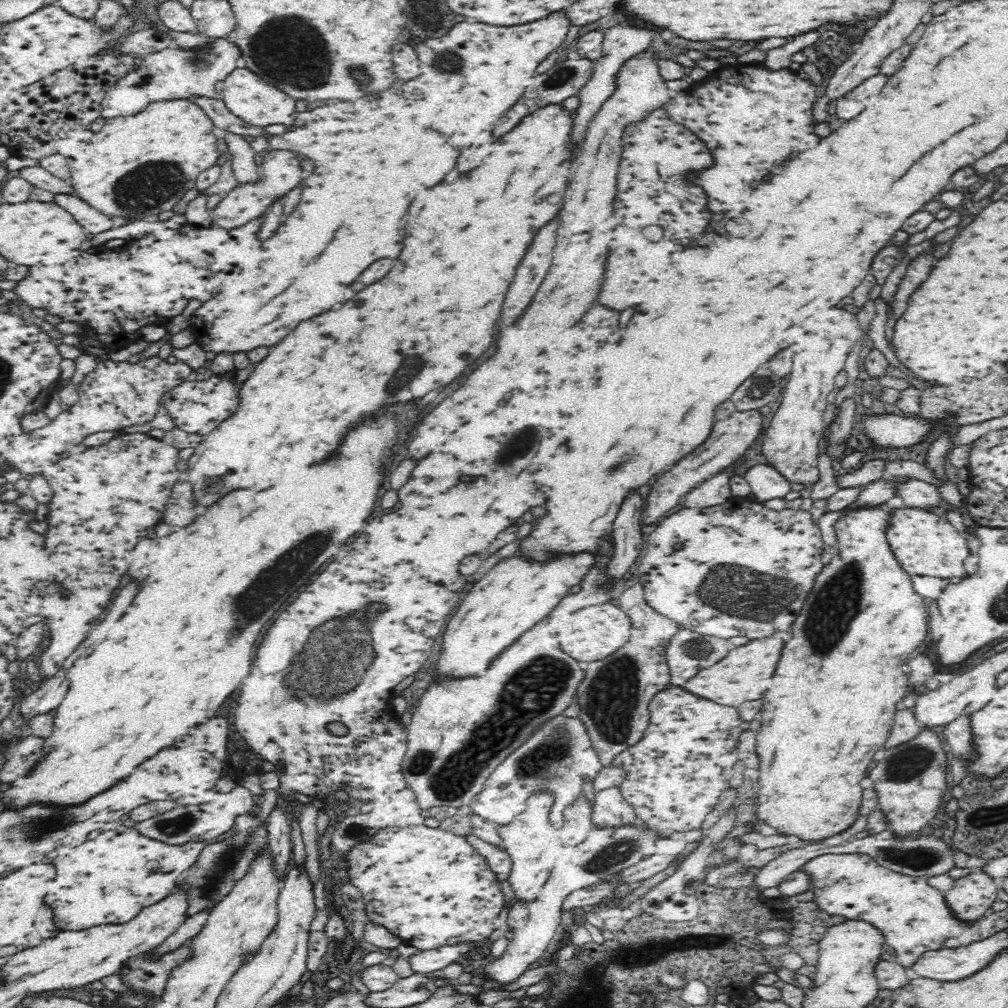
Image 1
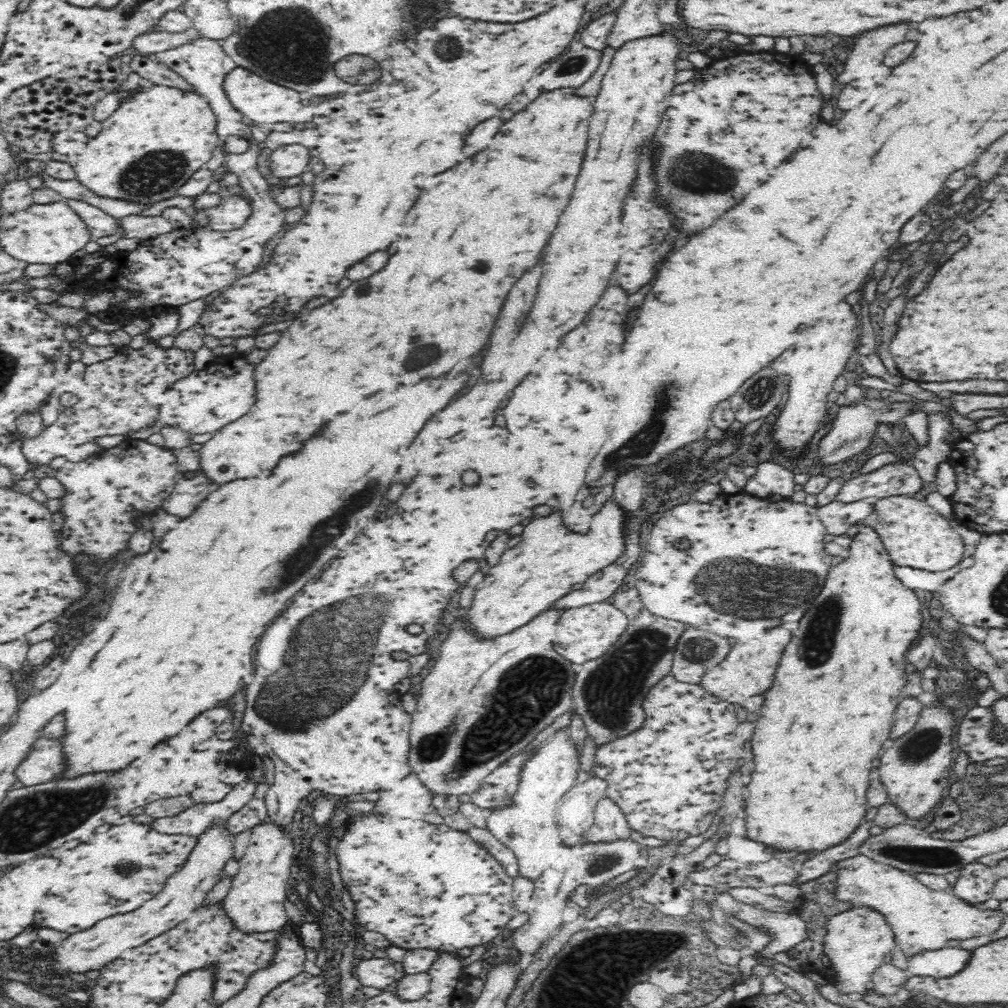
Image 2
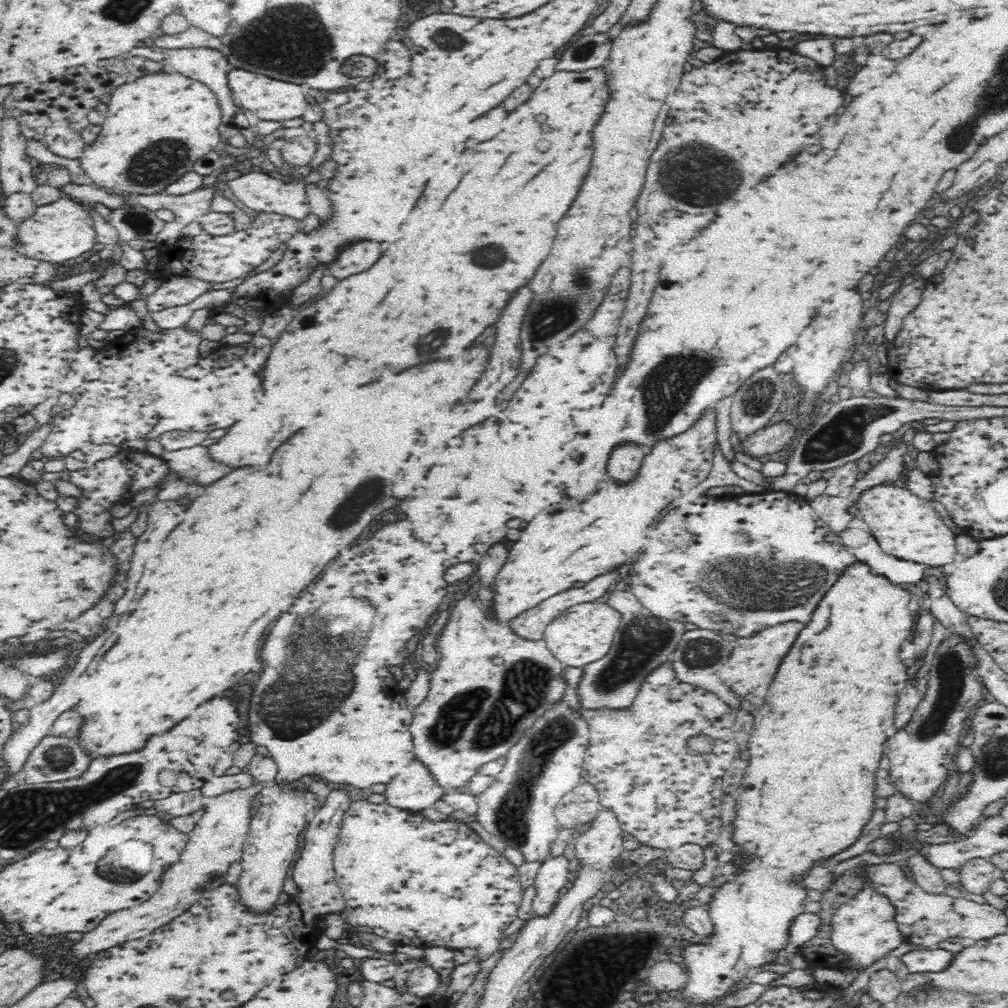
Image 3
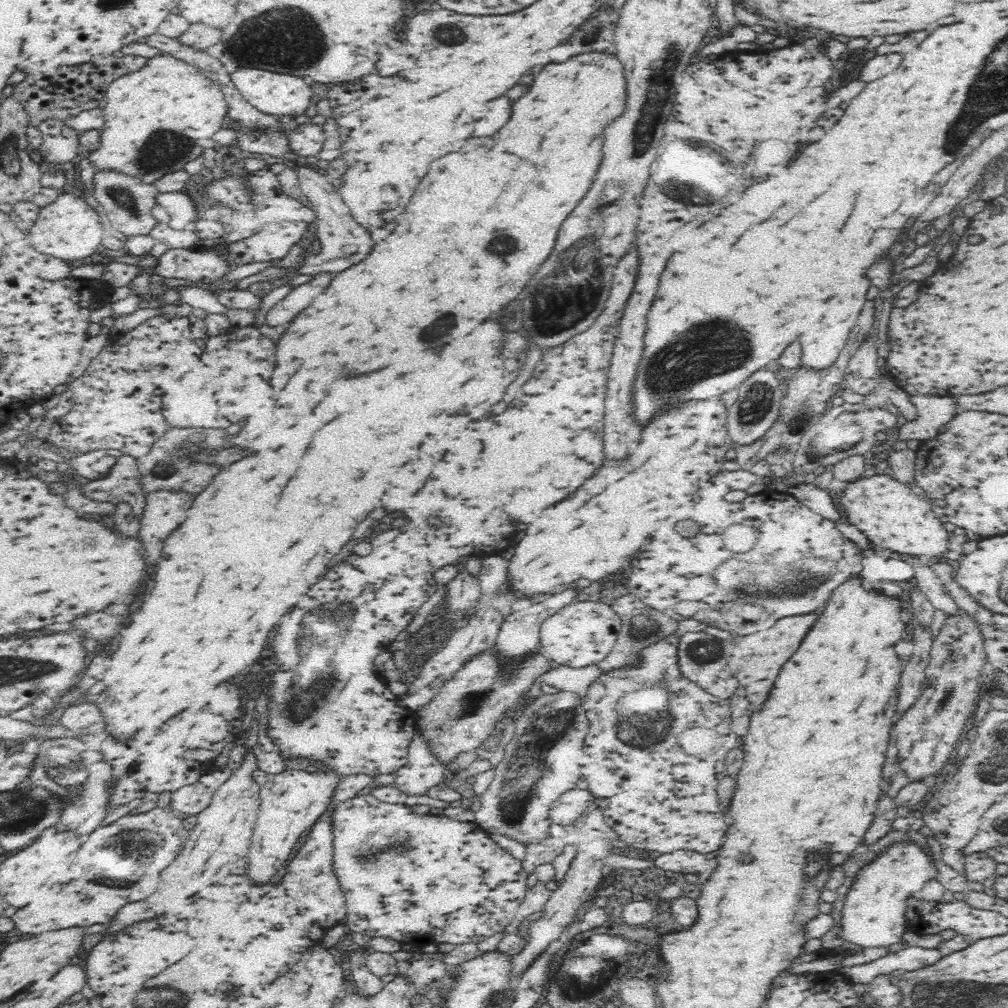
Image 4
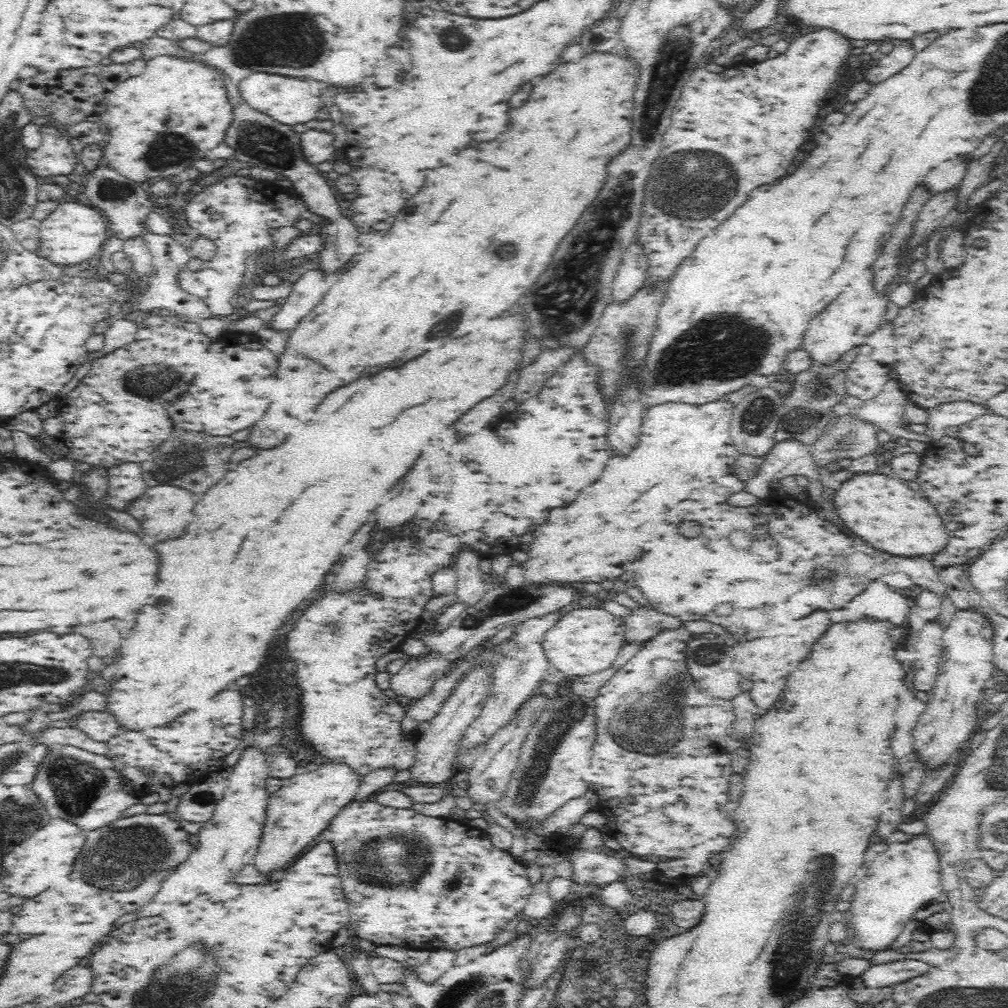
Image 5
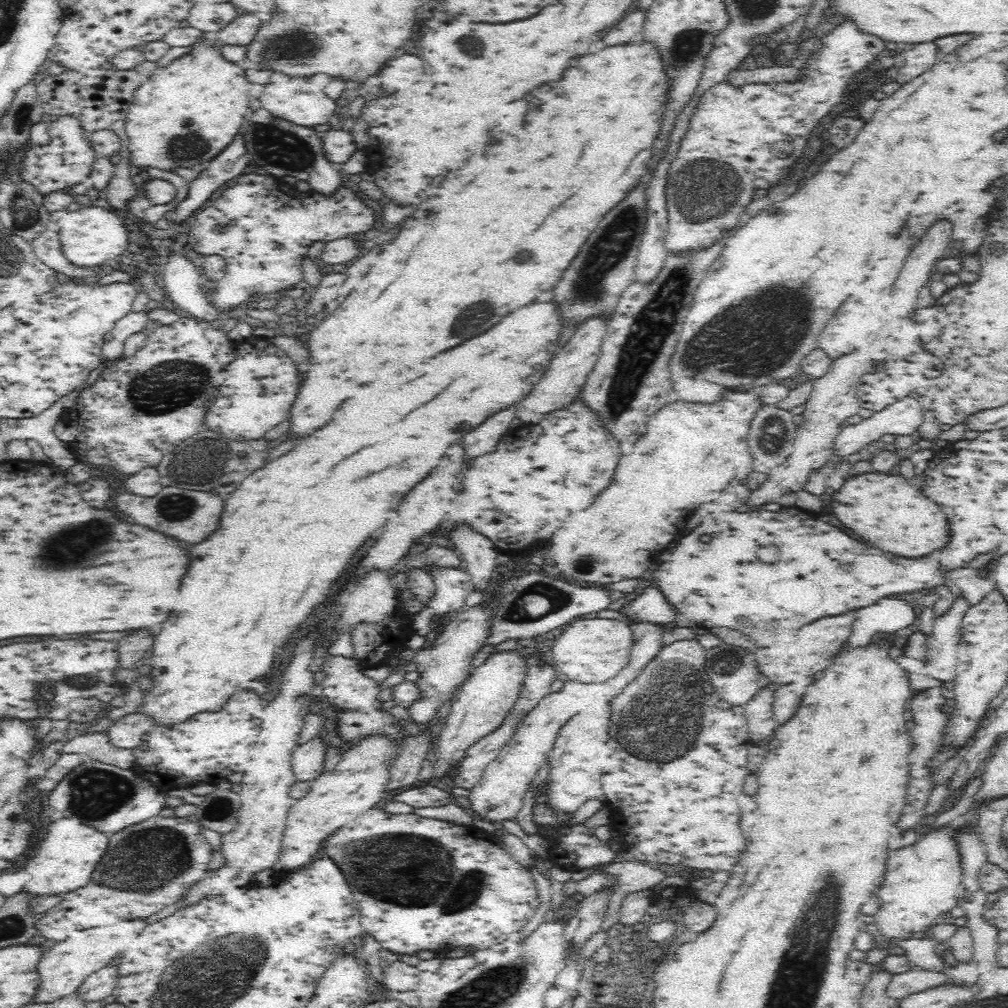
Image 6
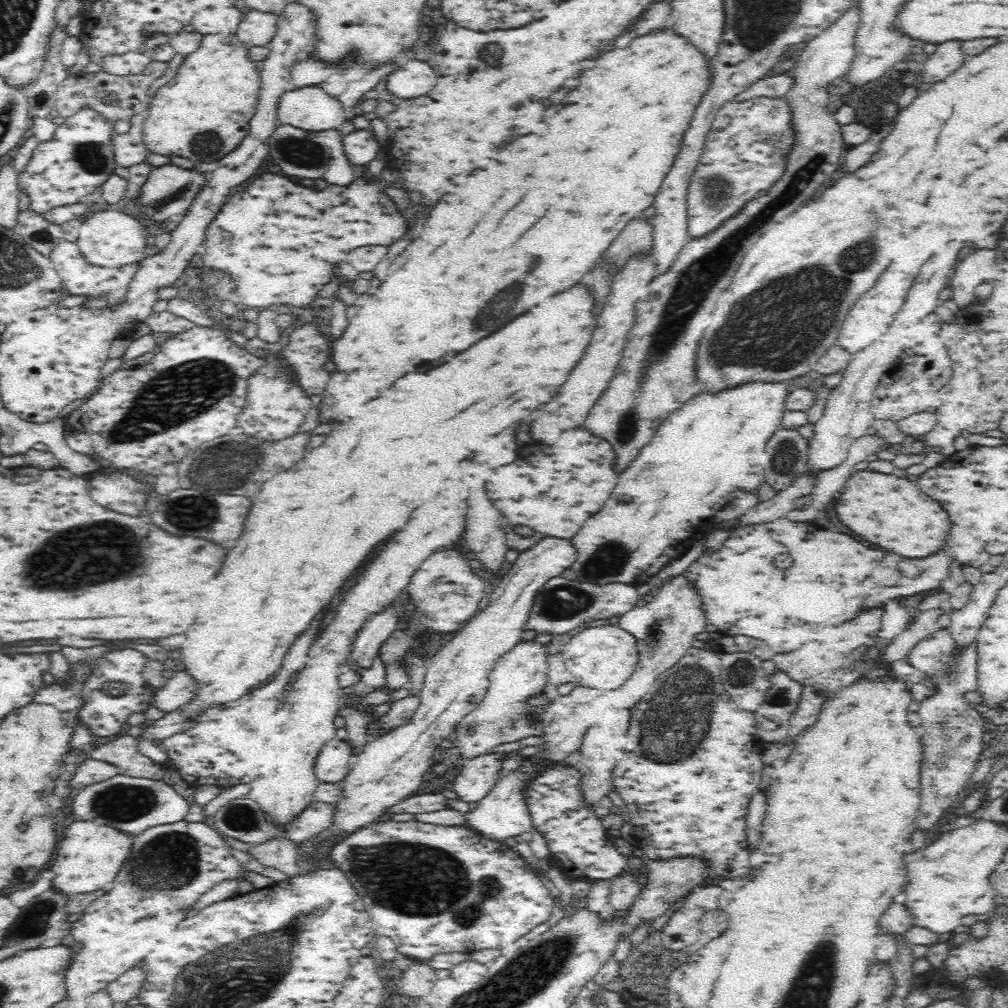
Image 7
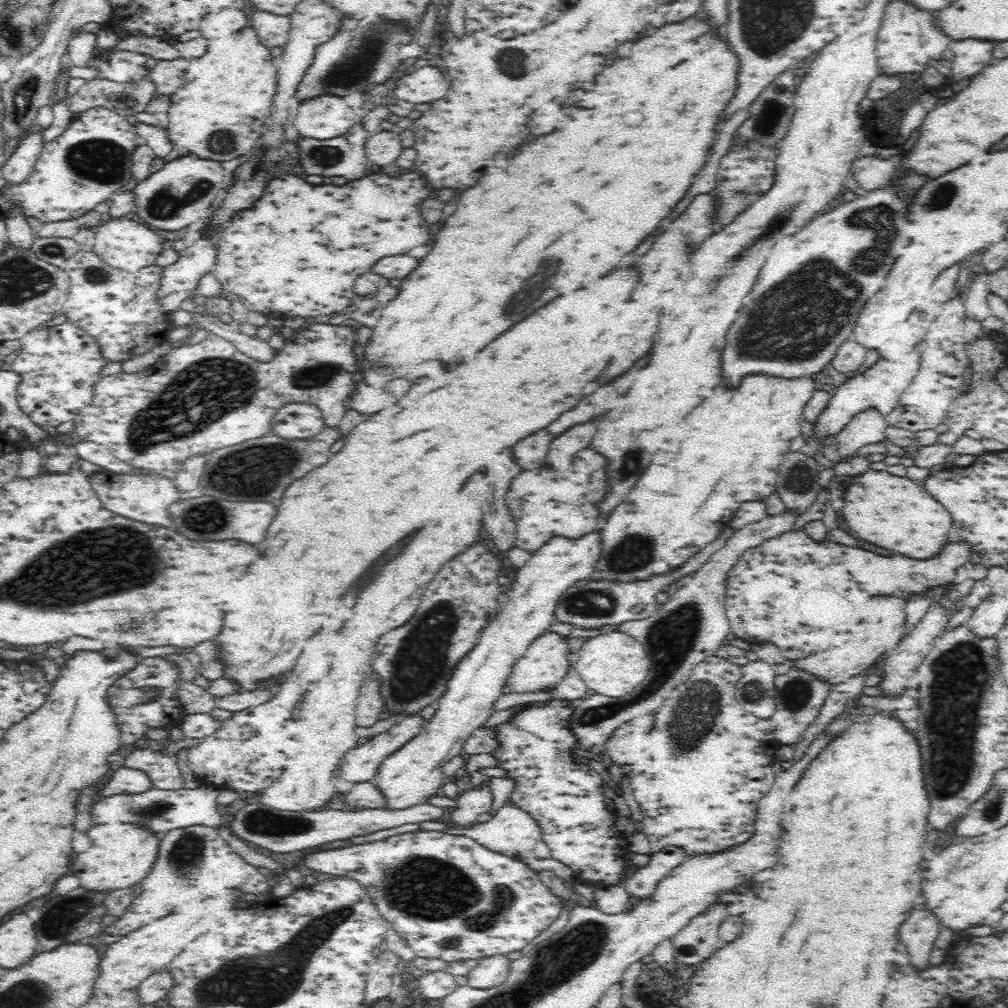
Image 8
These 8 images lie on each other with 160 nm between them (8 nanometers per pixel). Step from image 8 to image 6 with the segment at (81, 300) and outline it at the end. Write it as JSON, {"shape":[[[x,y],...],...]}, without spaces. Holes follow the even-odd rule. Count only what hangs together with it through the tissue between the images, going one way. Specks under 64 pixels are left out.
{"shape":[[[46,227],[43,231],[40,231],[34,238],[29,240],[31,246],[31,252],[38,257],[46,266],[56,270],[62,278],[80,278],[80,281],[84,282],[84,278],[88,281],[97,279],[98,276],[106,272],[110,266],[104,268],[100,267],[80,267],[70,264],[63,257],[61,250],[59,250],[59,240],[57,240],[57,233],[51,231]],[[86,270],[90,274],[86,274]],[[64,272],[64,274],[62,274]]]}

